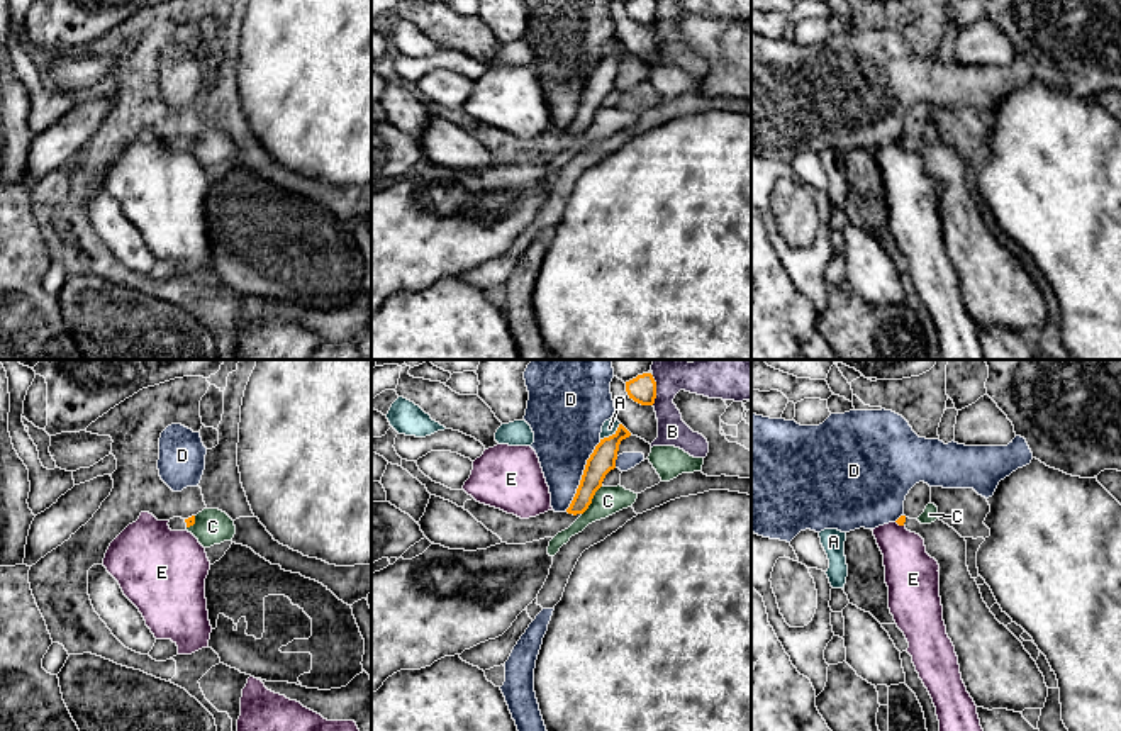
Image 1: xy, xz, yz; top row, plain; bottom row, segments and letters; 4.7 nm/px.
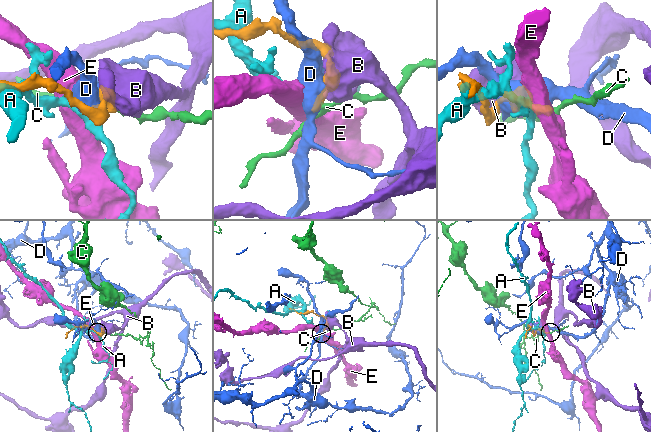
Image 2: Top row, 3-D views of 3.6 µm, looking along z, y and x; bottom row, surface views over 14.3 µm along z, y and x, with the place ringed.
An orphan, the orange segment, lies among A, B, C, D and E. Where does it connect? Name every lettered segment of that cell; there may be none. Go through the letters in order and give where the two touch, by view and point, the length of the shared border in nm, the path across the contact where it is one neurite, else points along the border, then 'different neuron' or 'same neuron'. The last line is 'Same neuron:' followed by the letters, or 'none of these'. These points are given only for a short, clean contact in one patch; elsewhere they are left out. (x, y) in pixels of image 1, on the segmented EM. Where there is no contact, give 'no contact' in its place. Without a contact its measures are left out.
A: contact xz (613, 435); length 130 nm; different neuron
B: contact xz (655, 390); length 140 nm; different neuron
C: contact xz (591, 501); length 170 nm; border xz (602, 485), (582, 514); different neuron
D: contact xz (582, 475); length 380 nm; different neuron
E: contact yz (899, 524); length 50 nm; border yz (896, 521), (903, 526); different neuron
Same neuron: none of these

